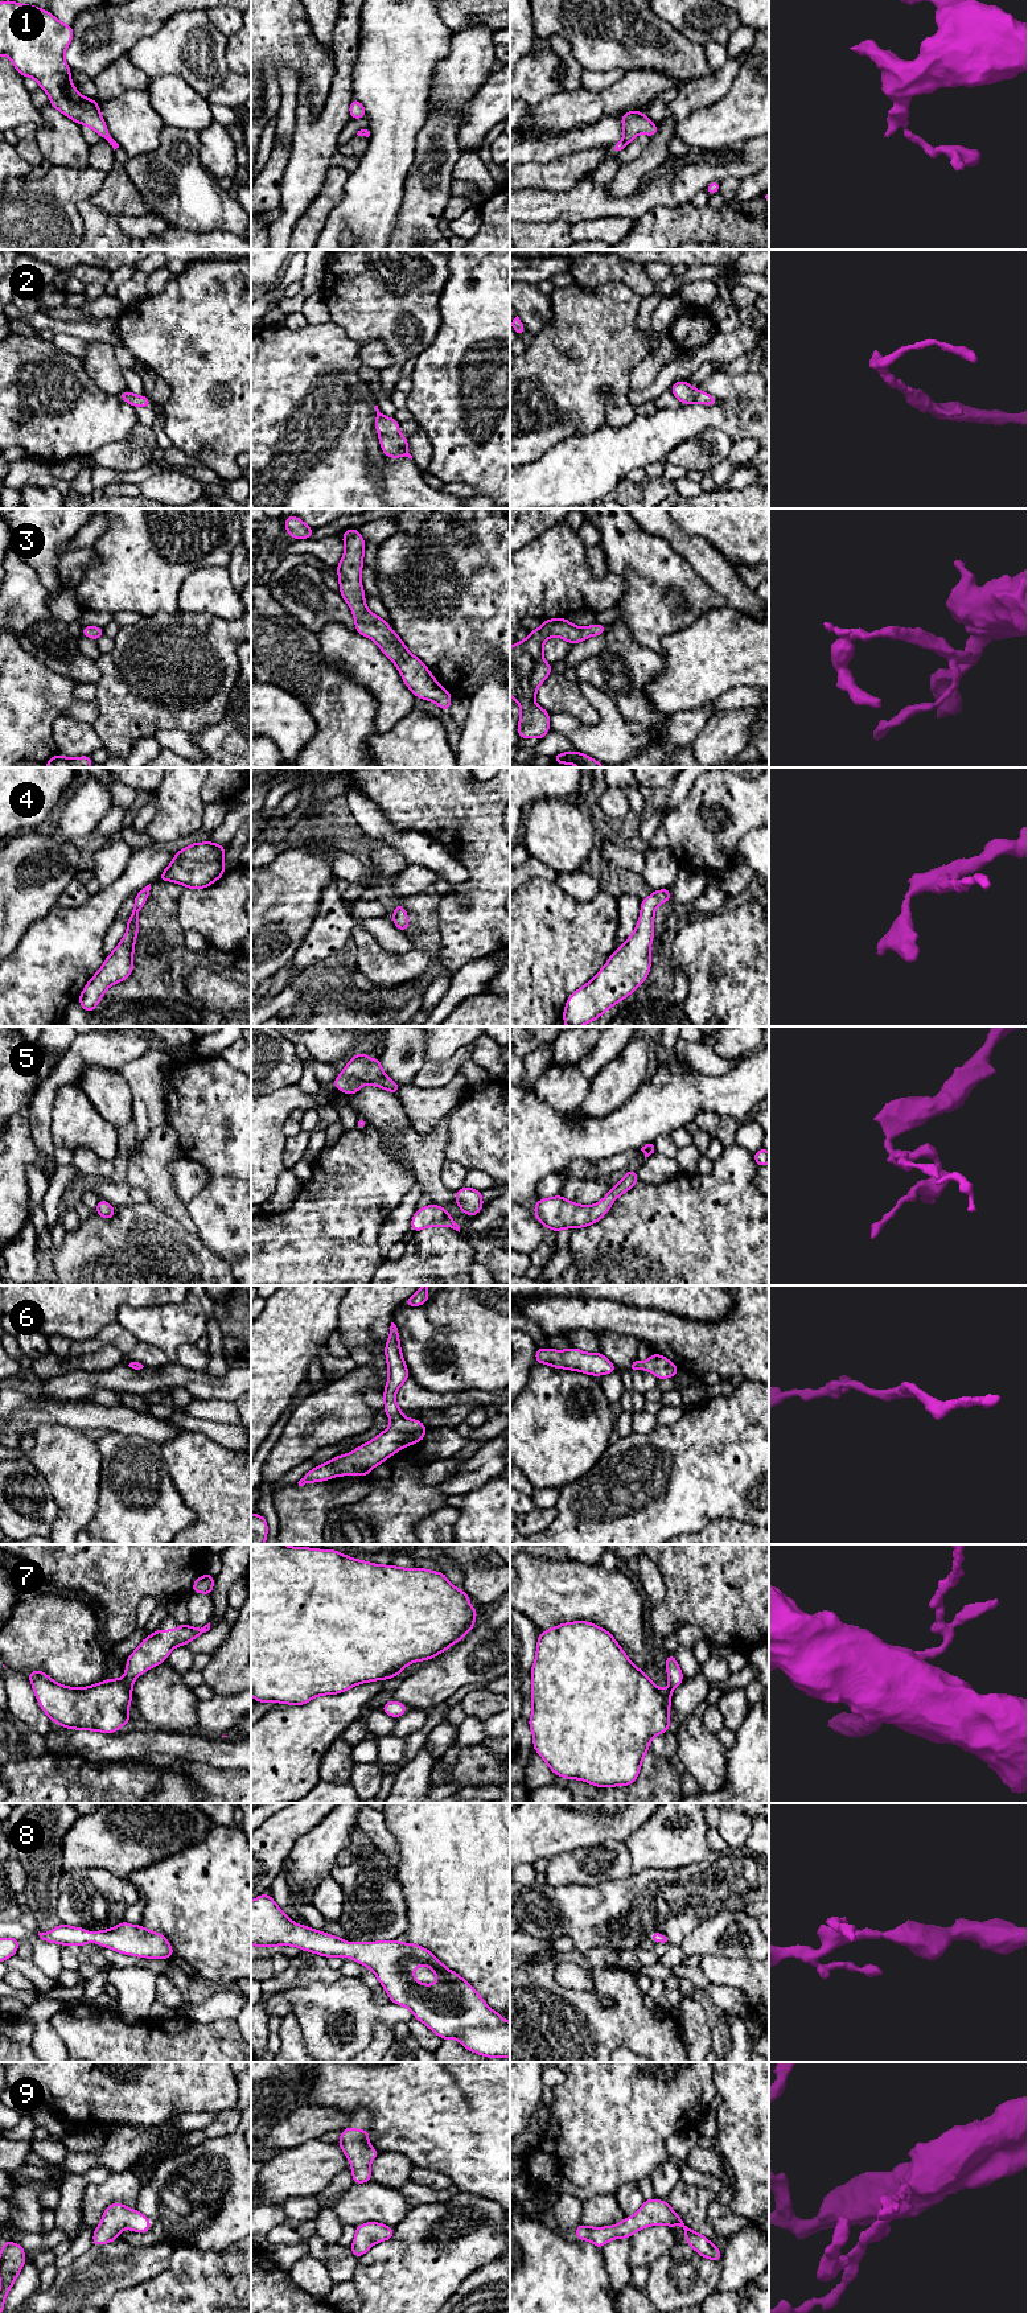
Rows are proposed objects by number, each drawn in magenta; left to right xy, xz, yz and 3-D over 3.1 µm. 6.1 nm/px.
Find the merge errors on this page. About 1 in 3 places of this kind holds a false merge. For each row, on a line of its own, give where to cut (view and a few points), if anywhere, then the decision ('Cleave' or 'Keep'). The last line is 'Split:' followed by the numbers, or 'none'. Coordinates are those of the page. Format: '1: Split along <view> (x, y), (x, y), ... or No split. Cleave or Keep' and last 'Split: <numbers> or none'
1: No split. Keep
2: No split. Keep
3: No split. Keep
4: No split. Keep
5: No split. Keep
6: No split. Keep
7: No split. Keep
8: No split. Keep
9: No split. Keep
Split: none

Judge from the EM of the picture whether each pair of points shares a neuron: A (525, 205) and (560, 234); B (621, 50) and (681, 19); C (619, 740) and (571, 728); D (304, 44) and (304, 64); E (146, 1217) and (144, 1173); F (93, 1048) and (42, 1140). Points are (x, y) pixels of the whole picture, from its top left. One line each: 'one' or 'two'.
A: two
B: two
C: one
D: one
E: two
F: one

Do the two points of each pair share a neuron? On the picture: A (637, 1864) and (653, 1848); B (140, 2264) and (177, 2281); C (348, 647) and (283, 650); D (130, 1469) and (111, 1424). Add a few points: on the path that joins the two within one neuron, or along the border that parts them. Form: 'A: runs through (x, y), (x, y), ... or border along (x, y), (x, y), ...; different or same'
A: runs through (641, 1860), (649, 1852); same
B: border along (176, 2247), (171, 2263), (161, 2272), (131, 2285); different
C: border along (316, 633), (323, 655), (342, 671); different
D: border along (107, 1431), (138, 1433), (144, 1439); different

